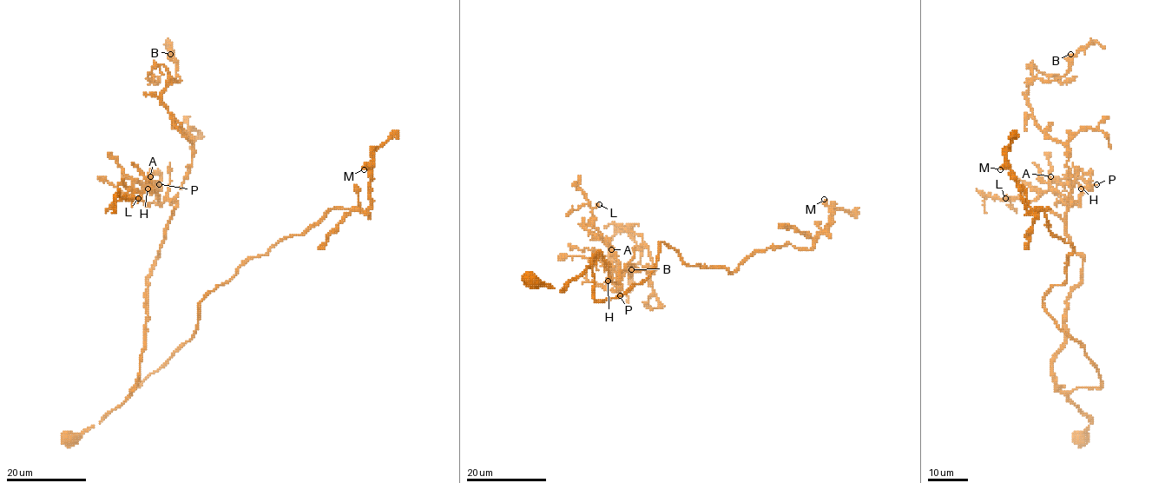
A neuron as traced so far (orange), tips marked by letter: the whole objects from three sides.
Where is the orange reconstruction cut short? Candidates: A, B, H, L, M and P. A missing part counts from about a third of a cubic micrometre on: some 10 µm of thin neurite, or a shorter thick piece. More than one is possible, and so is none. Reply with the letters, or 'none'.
none

